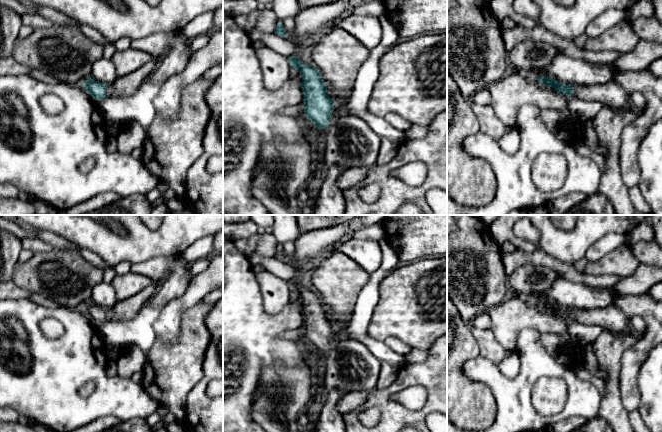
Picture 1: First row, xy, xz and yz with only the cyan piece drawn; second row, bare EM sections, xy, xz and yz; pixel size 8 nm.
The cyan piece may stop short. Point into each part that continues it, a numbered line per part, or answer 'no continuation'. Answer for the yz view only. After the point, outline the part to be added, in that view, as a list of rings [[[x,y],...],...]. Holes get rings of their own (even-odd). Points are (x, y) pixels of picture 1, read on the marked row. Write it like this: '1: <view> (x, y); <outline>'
1: yz (611, 95); [[[616,82],[606,84],[572,86],[574,92],[571,97],[584,101],[601,102],[604,107],[622,110],[630,105],[628,94]]]

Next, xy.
1: xy (123, 86); [[[153,57],[150,62],[136,71],[123,77],[117,77],[112,84],[106,84],[106,97],[129,96],[135,93],[141,84],[149,78],[157,64],[157,58]]]

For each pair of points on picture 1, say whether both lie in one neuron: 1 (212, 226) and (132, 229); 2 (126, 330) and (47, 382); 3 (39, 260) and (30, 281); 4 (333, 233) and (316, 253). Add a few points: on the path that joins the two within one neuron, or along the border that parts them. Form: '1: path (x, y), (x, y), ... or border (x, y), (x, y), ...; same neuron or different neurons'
1: path (192, 226), (183, 226), (173, 236), (152, 236); same neuron
2: border (96, 331), (106, 344); different neurons
3: path (39, 265), (39, 272), (35, 276); same neuron
4: path (328, 238), (318, 248); same neuron

